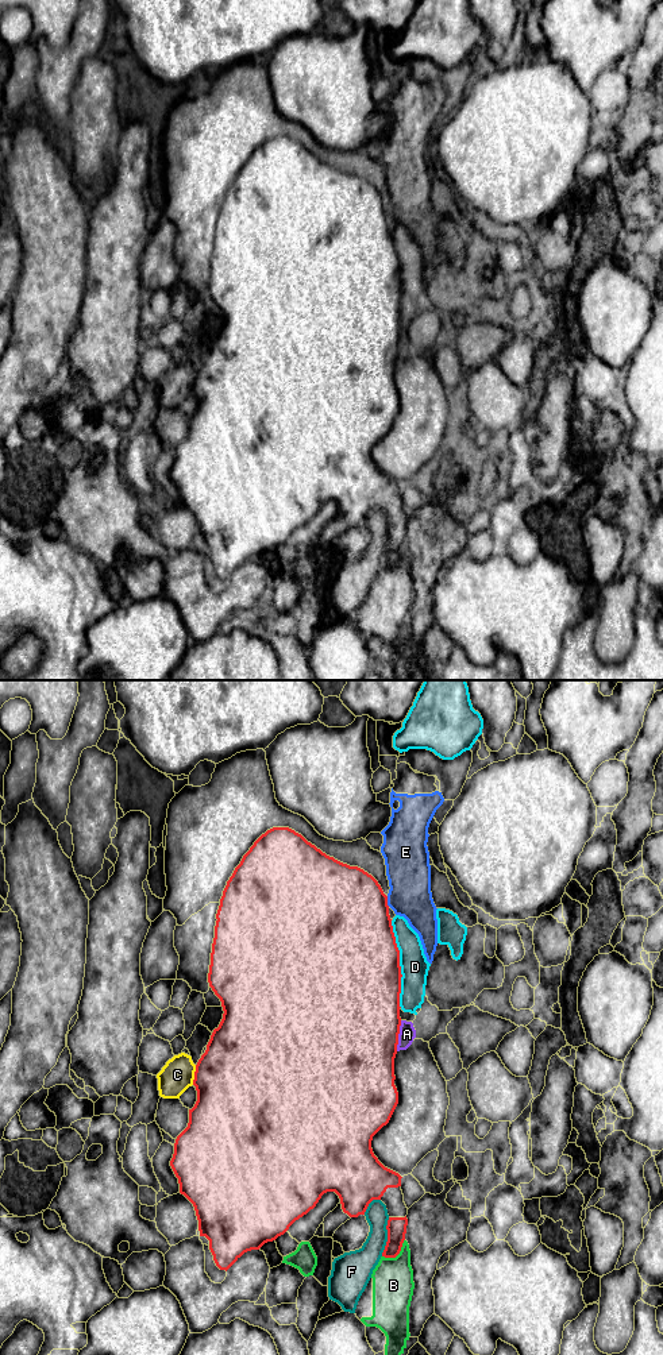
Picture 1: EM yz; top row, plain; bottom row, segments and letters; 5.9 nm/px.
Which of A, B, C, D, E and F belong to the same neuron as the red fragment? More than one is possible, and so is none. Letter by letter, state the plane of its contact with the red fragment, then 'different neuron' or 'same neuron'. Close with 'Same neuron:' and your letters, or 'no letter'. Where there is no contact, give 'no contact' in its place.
A: yz | different neuron
B: yz | different neuron
C: yz | different neuron
D: yz | different neuron
E: yz | different neuron
F: yz | different neuron
Same neuron: no letter

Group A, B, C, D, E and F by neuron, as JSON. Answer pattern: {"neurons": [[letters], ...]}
{"neurons": [["A", "D"], ["B"], ["C"], ["E"], ["F"]]}

